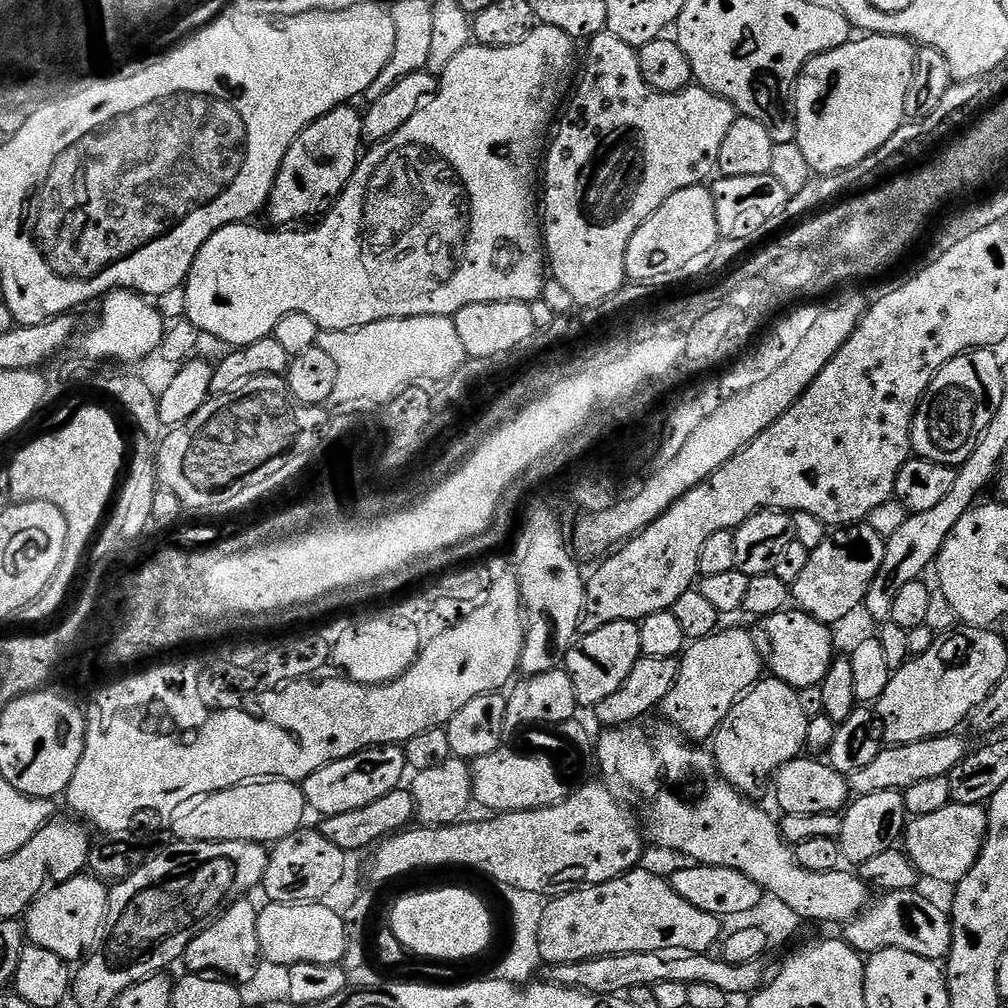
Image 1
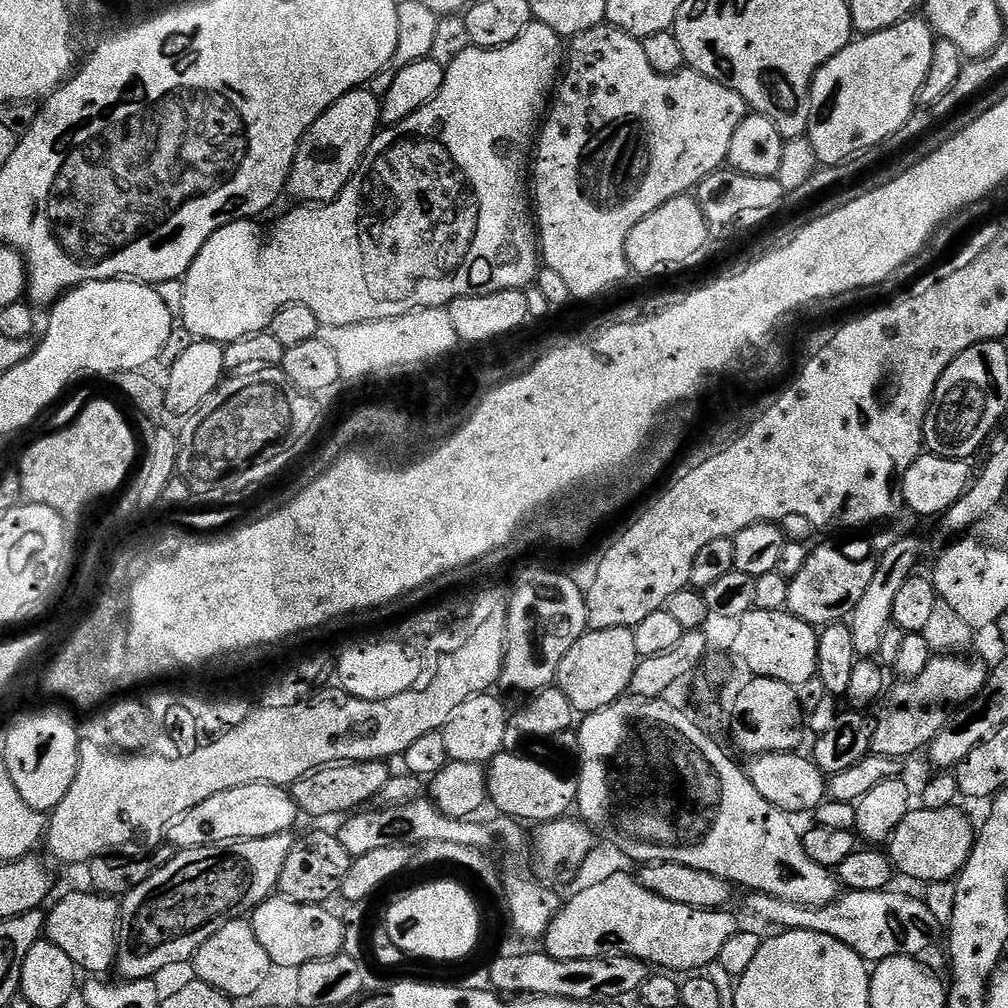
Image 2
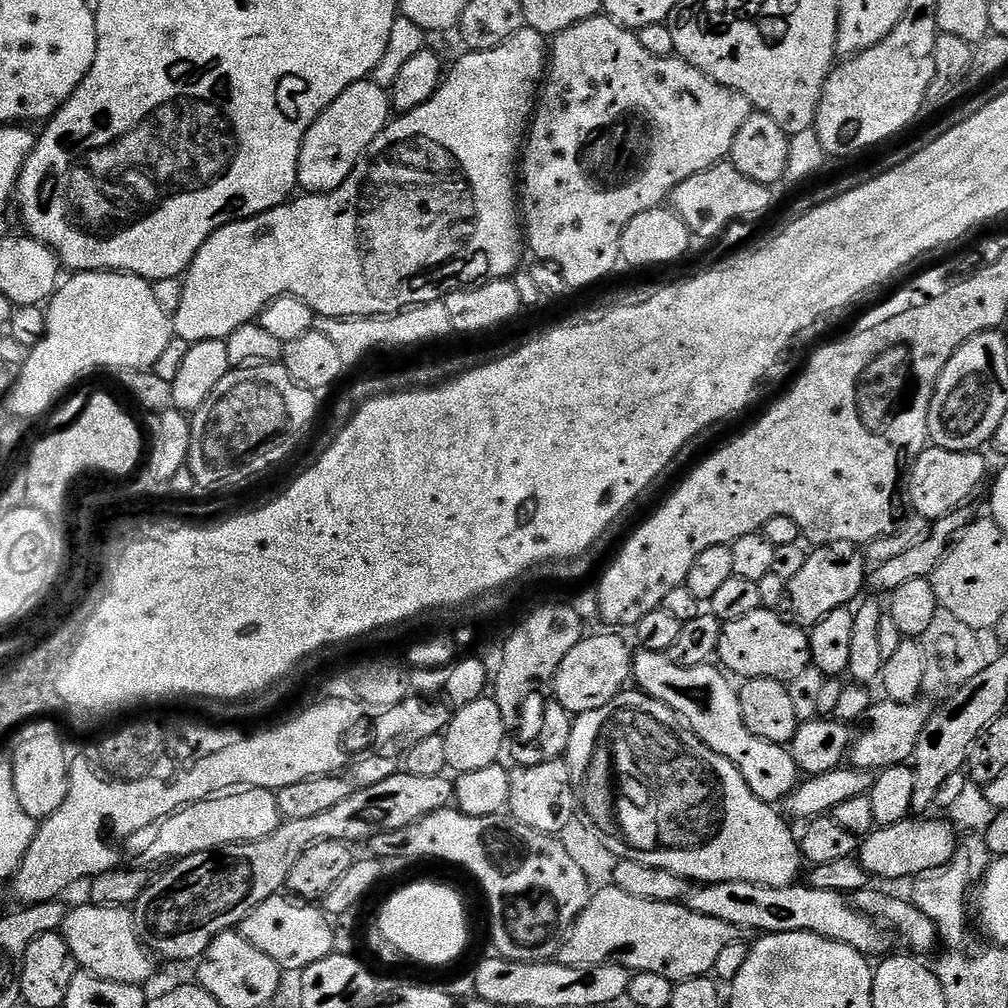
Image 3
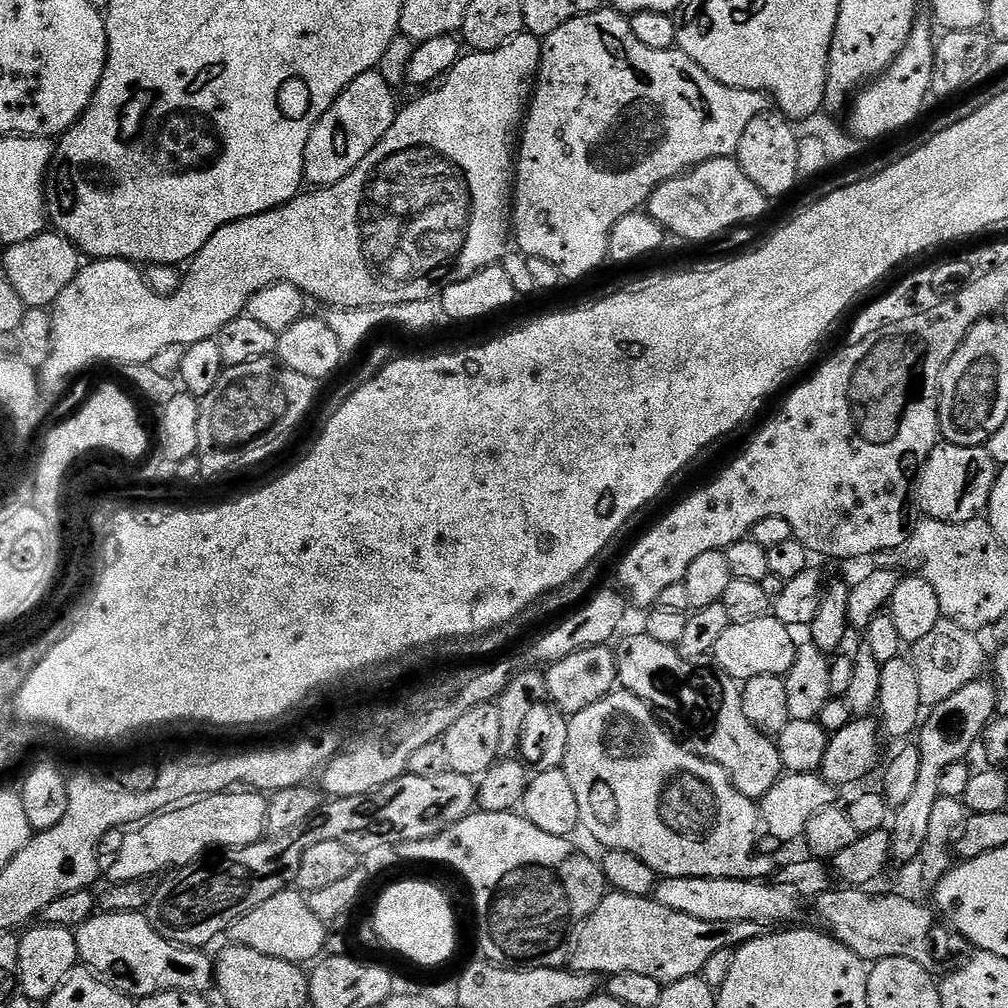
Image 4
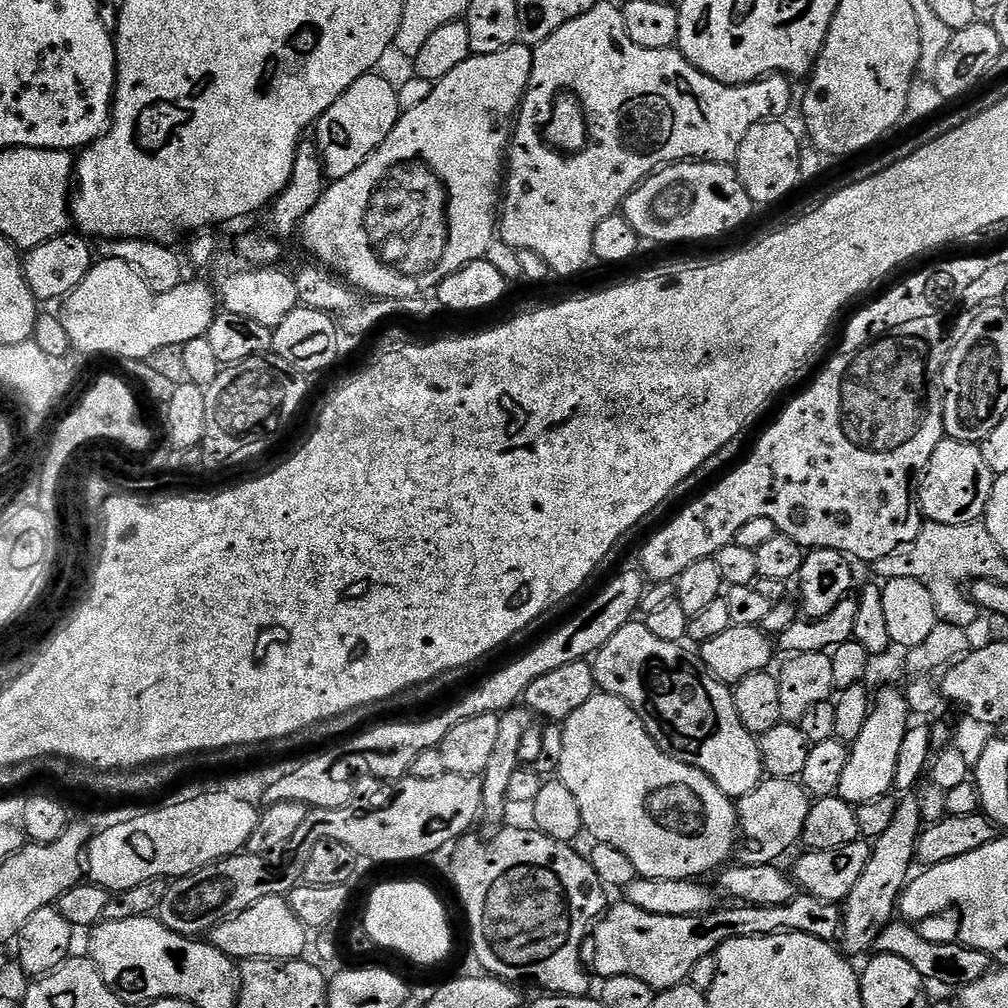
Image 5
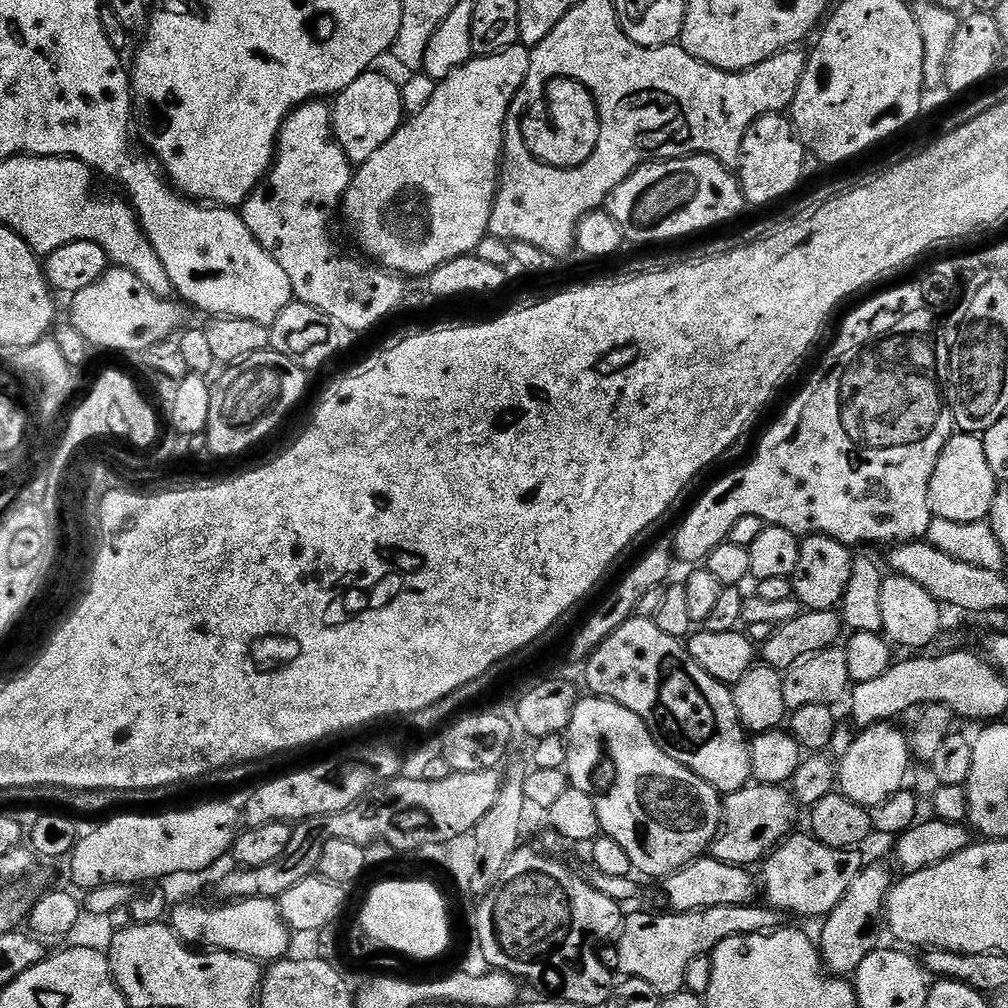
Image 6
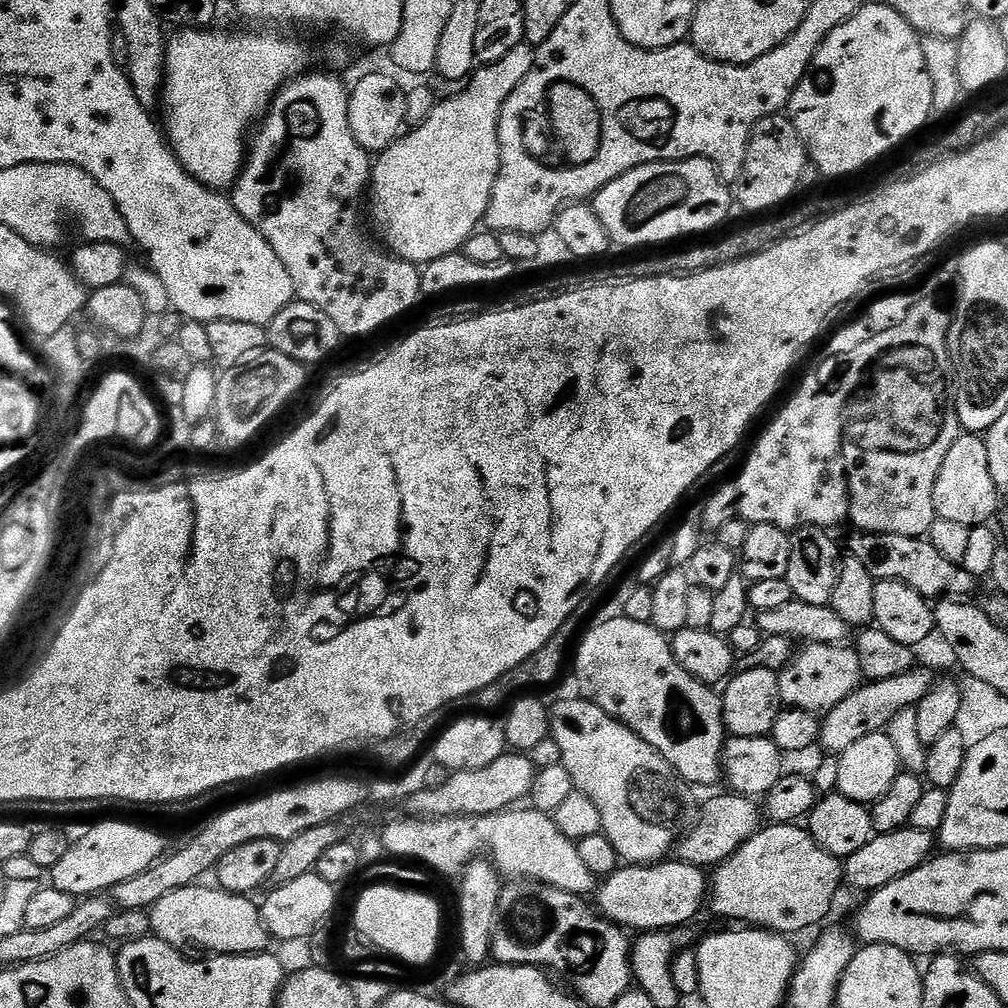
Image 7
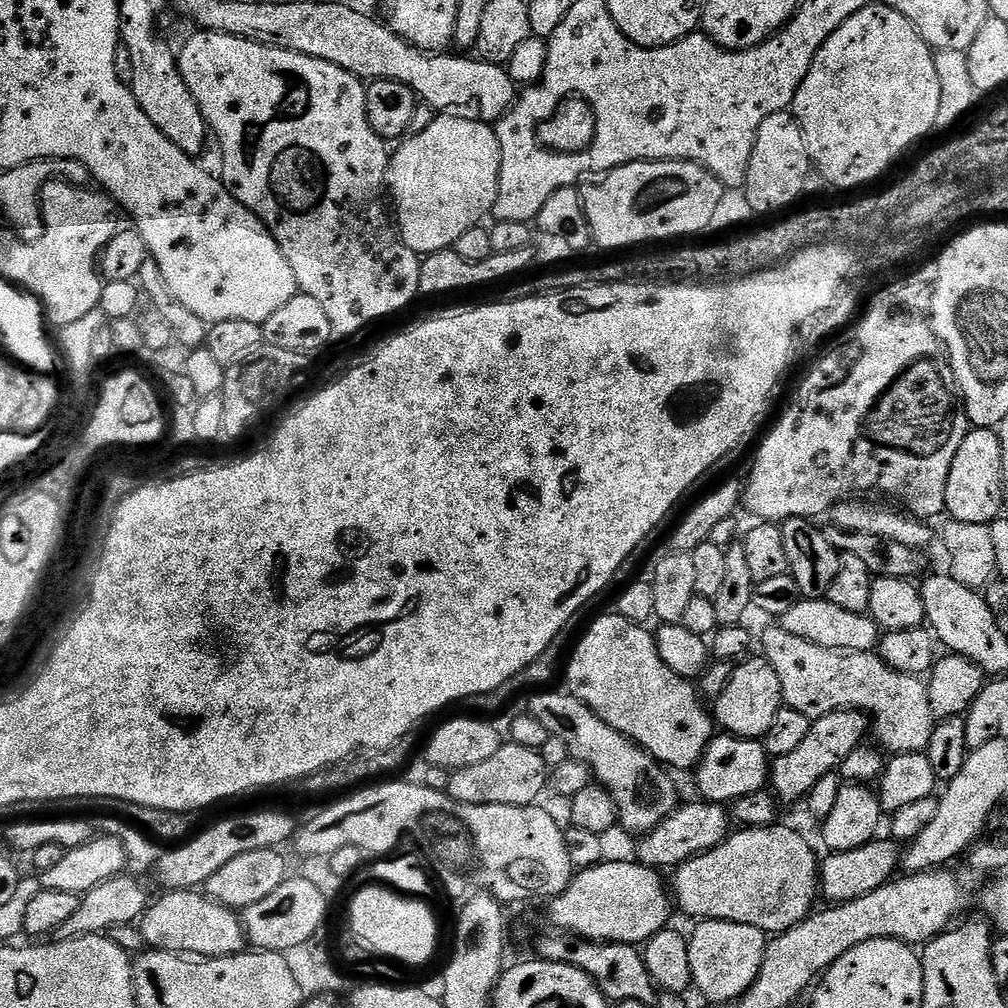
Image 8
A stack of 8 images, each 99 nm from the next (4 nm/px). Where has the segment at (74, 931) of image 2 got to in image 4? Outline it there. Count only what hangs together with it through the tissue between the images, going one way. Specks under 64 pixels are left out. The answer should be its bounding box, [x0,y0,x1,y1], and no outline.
[75,911,214,998]

